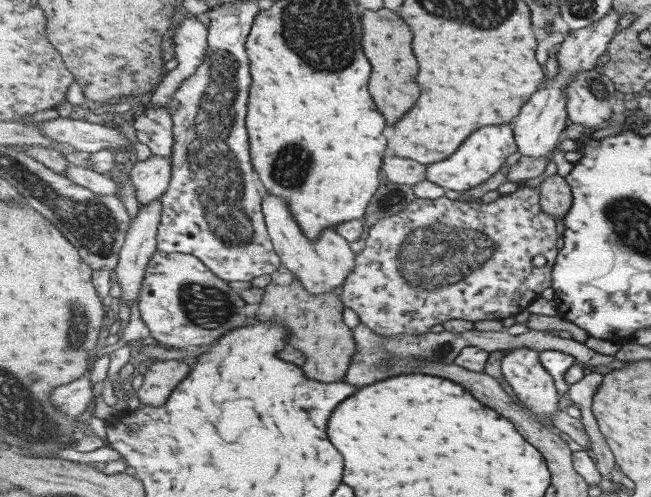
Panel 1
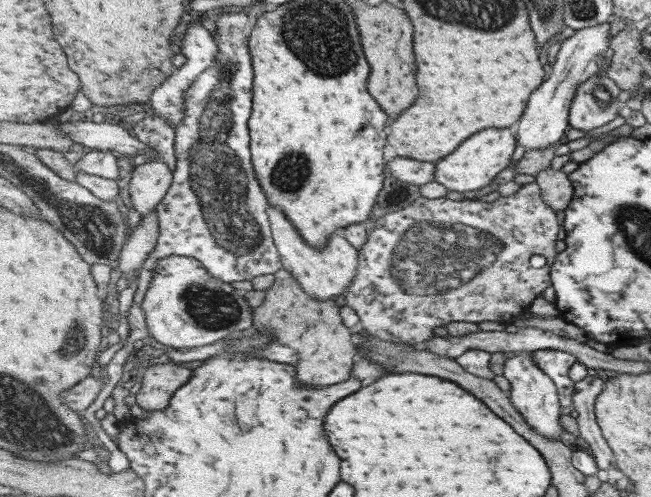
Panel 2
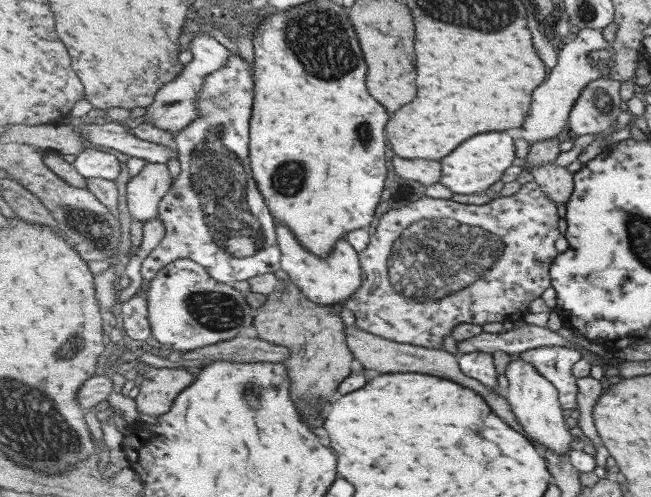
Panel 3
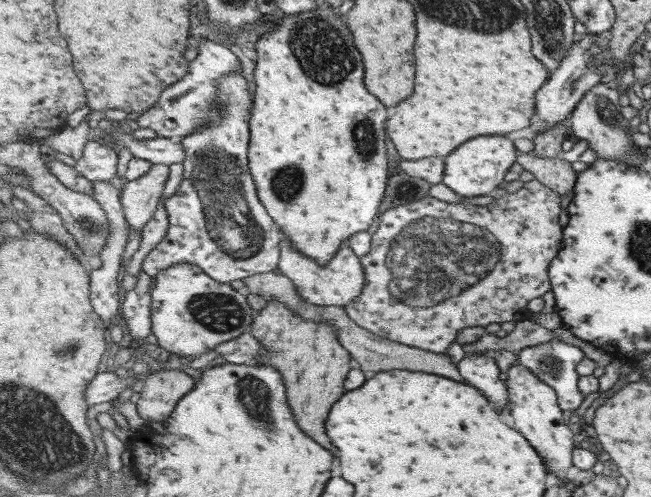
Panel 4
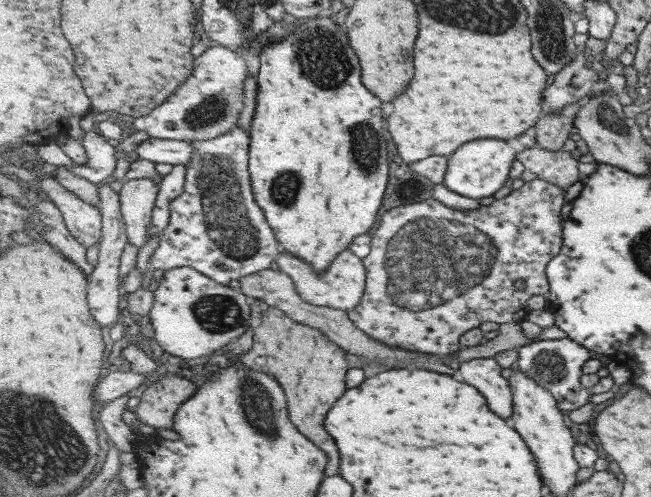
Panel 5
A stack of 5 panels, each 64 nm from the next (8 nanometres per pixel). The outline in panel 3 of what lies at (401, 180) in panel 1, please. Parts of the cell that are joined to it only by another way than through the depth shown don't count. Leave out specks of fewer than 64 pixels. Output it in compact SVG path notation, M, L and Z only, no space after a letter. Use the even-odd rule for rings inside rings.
M396 154L392 164L395 172L405 179L416 180L427 186L441 183L443 176L441 160L407 159Z

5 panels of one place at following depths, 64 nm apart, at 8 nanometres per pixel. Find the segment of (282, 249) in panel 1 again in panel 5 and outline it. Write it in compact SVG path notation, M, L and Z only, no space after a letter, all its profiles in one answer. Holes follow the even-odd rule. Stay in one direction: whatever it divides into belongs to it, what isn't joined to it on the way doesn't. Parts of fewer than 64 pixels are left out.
M350 248L341 252L323 274L317 274L313 270L313 264L309 264L289 252L282 252L277 264L281 271L285 271L293 278L301 299L314 306L330 307L348 313L357 309L364 298L368 270L364 265L364 259L359 258Z

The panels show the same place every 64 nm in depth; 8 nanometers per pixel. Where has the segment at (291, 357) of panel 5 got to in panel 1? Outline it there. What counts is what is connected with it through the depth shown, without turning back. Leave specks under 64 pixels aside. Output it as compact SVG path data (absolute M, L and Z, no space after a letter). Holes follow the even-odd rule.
M282 264L280 269L272 274L272 281L269 286L266 286L265 298L260 303L260 308L256 312L255 318L261 322L275 321L285 329L288 329L289 346L295 347L305 354L306 362L302 367L305 377L329 384L329 382L341 381L343 376L348 374L349 368L354 362L355 354L357 354L354 330L343 322L343 307L345 306L341 295L333 292L327 292L327 294L309 292L300 278Z

